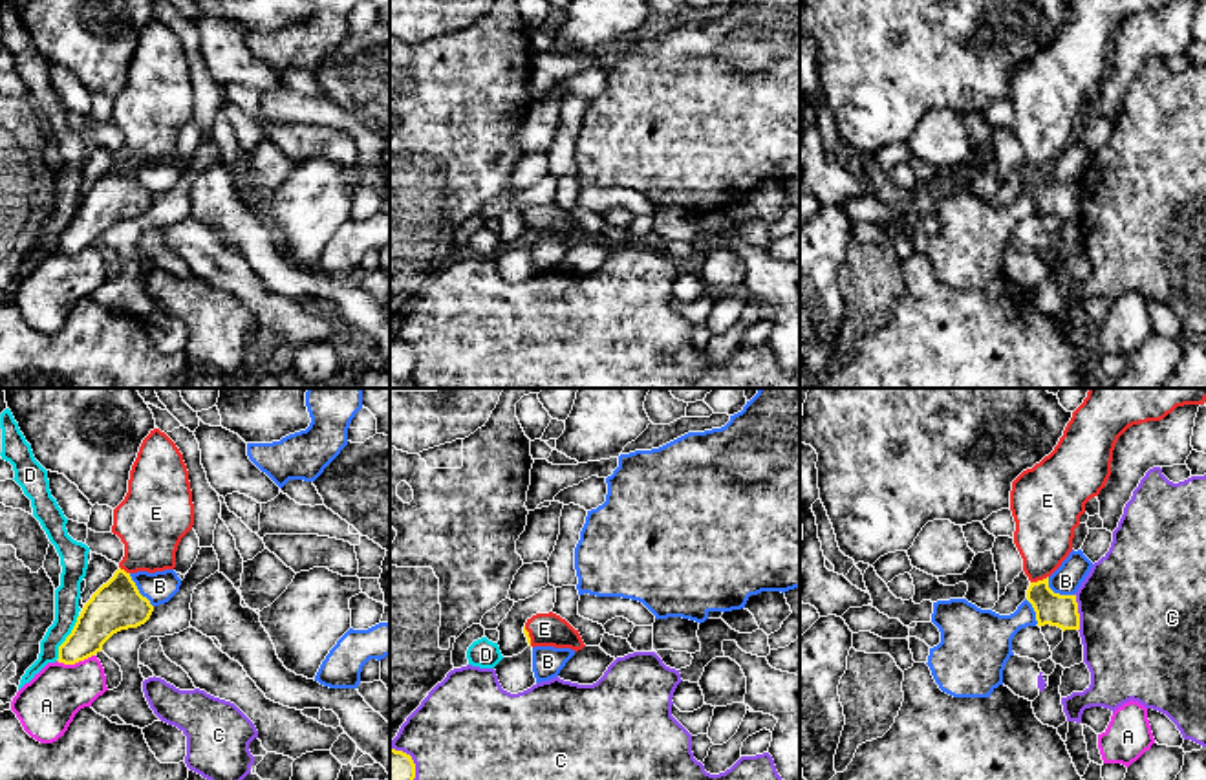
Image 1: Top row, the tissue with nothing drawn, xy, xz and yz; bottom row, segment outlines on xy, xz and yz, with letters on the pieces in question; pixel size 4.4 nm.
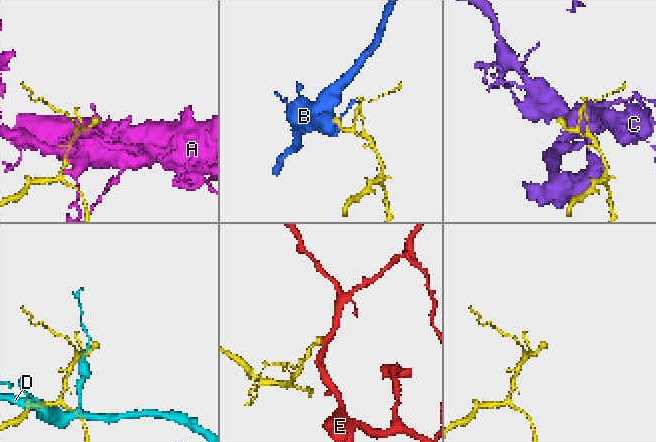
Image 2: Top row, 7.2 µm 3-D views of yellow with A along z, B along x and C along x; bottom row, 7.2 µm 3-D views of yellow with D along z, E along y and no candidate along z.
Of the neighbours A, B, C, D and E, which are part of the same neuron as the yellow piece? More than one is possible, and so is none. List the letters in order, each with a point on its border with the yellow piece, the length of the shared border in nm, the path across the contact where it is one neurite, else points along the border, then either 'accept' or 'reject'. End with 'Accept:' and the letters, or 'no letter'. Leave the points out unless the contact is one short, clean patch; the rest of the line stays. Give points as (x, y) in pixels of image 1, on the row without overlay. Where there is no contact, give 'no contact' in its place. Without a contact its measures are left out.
A: xy (75, 251) | 170 nm | reject
B: xy (138, 180) | 190 nm | along xy (129, 163), (152, 196) | reject
C: yz (1076, 202) | 170 nm | reject
D: xy (66, 227) | 220 nm | reject
E: yz (1038, 171) | 90 nm | across yz (1051, 198), (1038, 184), (1038, 171), (1045, 116) | accept
Accept: E

